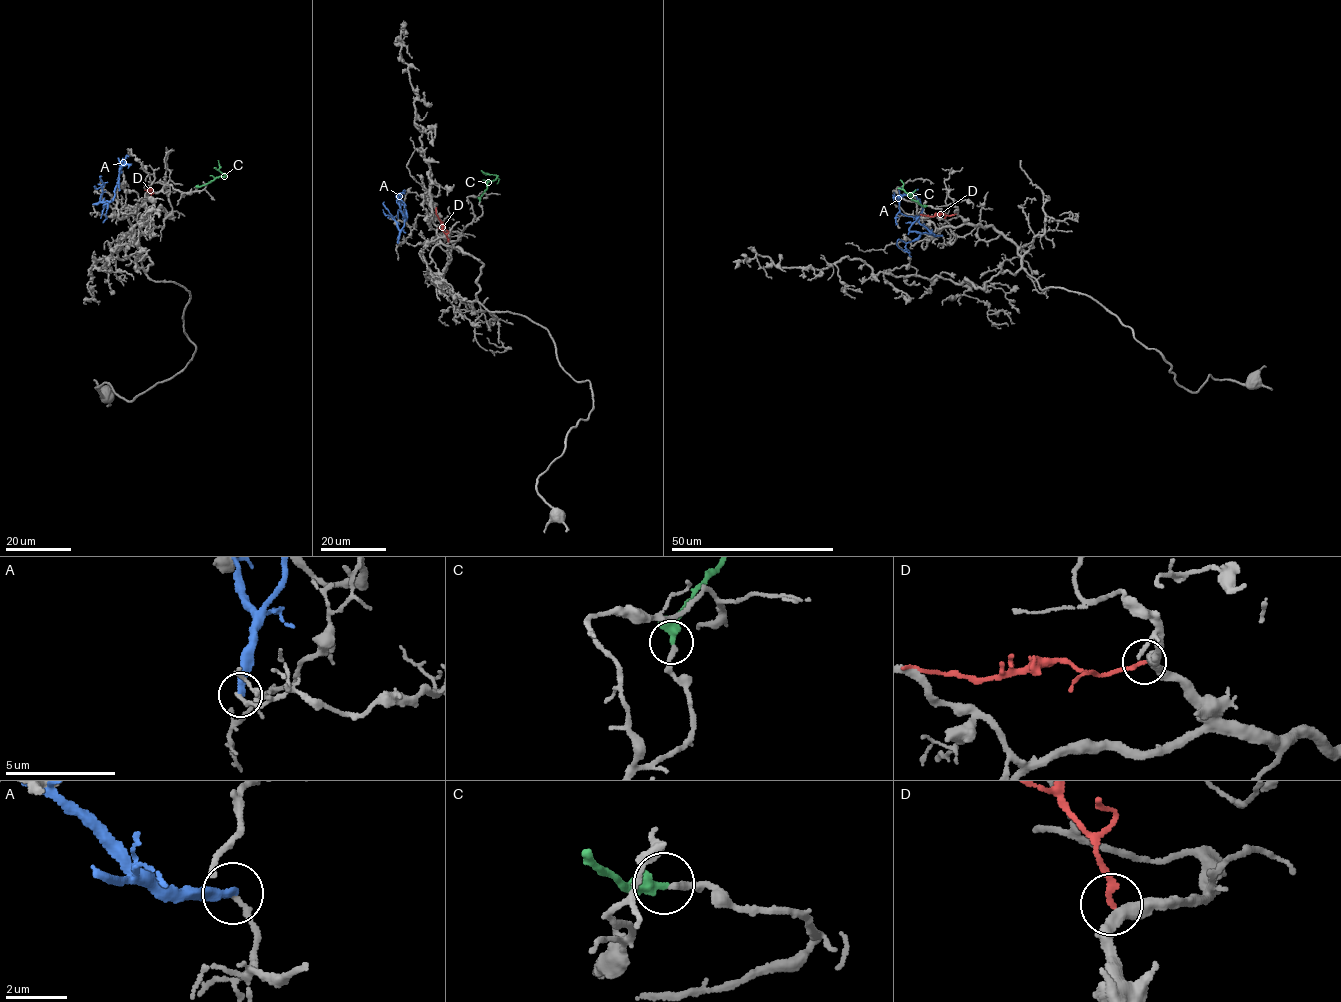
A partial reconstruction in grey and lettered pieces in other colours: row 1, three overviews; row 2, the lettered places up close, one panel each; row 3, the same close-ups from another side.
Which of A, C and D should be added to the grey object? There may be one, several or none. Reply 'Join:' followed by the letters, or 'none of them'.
Join: C

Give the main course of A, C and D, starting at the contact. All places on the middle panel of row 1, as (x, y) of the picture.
A: (397, 243), (406, 217), (404, 207), (407, 219), (397, 198), (403, 192)
C: (479, 200), (487, 184), (496, 176), (482, 172)
D: (448, 241), (436, 207)

